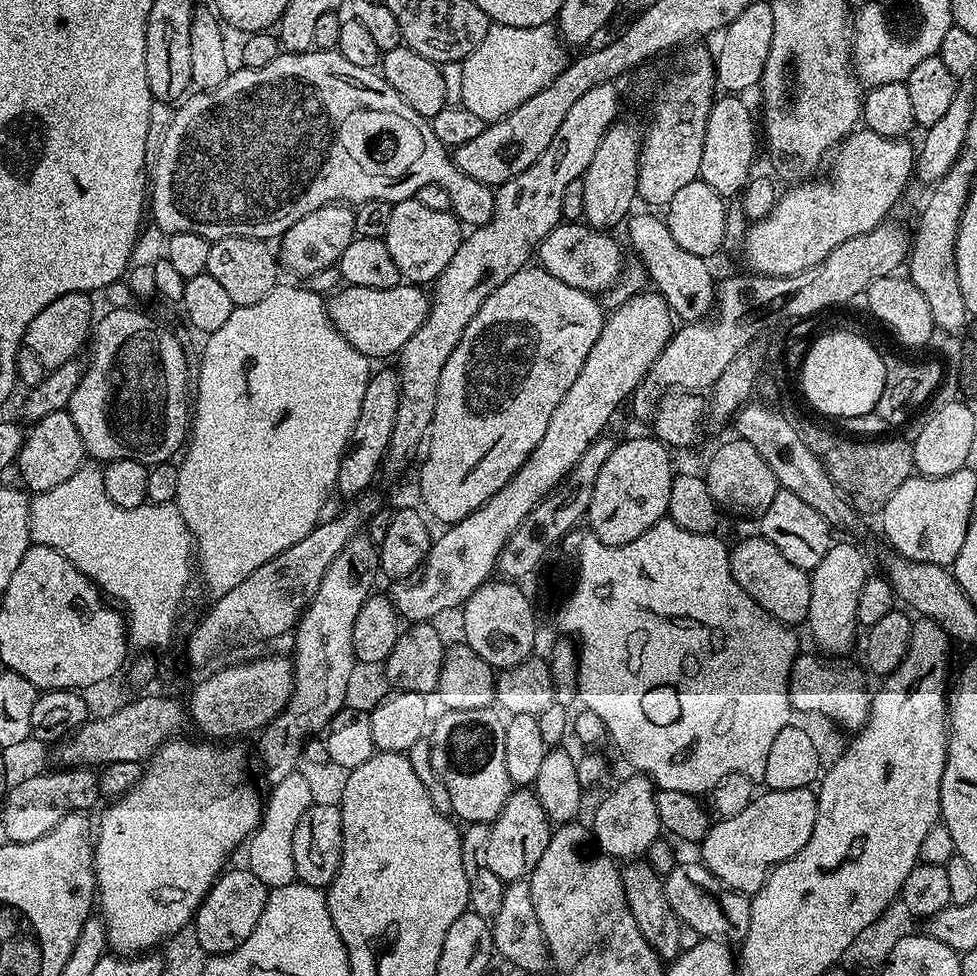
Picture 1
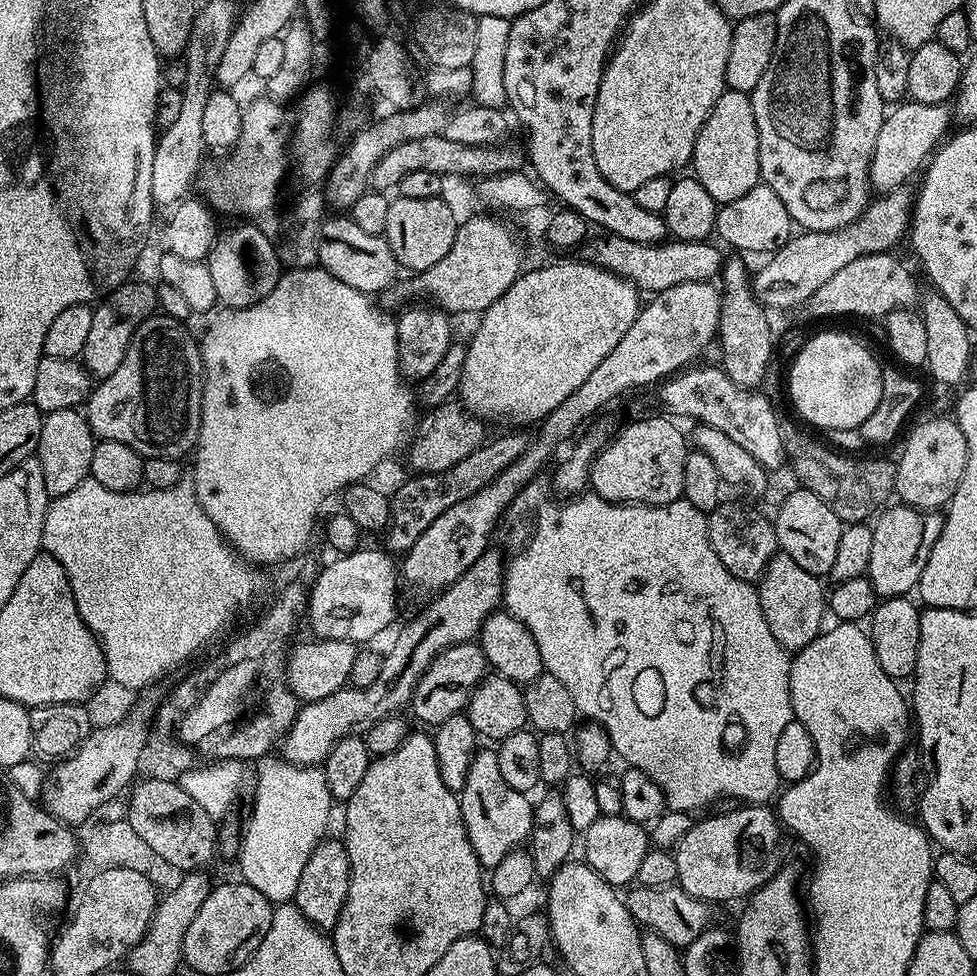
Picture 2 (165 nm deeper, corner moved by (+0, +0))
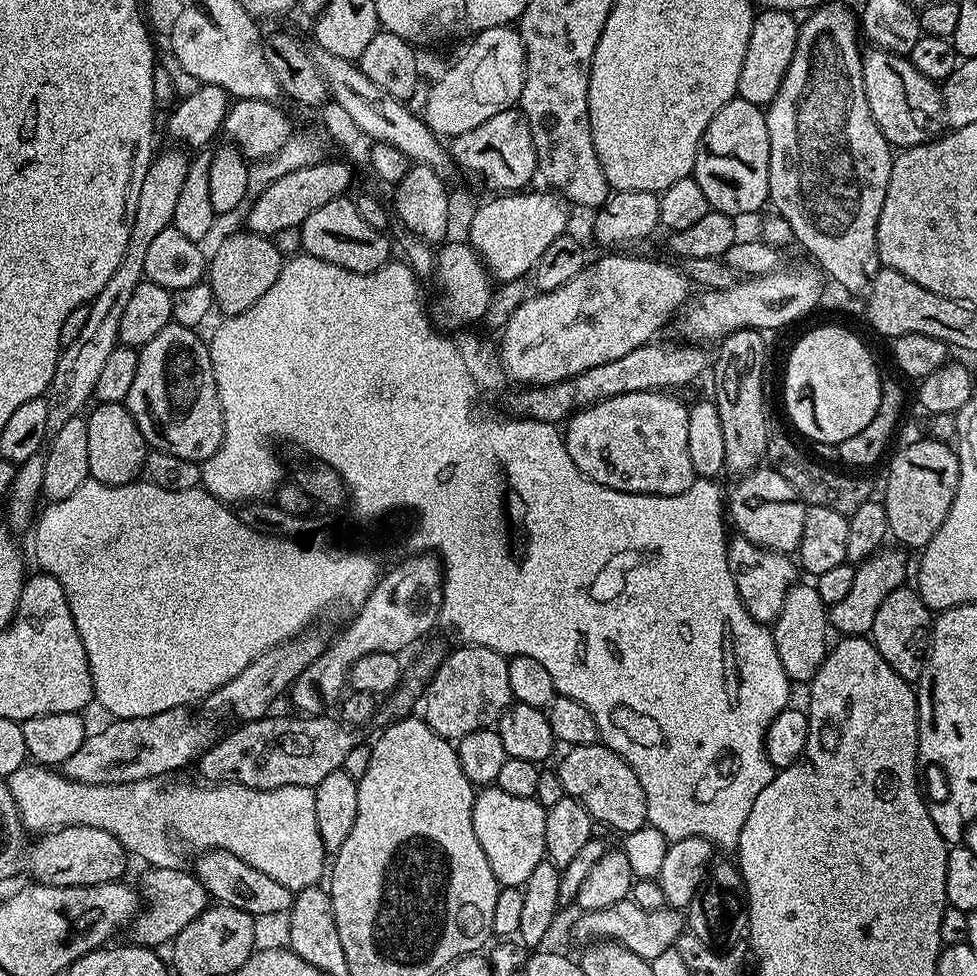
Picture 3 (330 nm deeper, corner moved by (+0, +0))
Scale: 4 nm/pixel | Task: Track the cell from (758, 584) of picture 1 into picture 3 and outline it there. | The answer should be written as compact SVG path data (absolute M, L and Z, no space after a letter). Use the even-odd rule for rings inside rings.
M797 582L792 585L786 594L786 602L782 602L782 614L778 614L771 630L778 658L782 658L782 670L786 670L789 681L797 685L807 685L814 678L814 674L818 674L830 647L830 612L822 602L815 583Z

